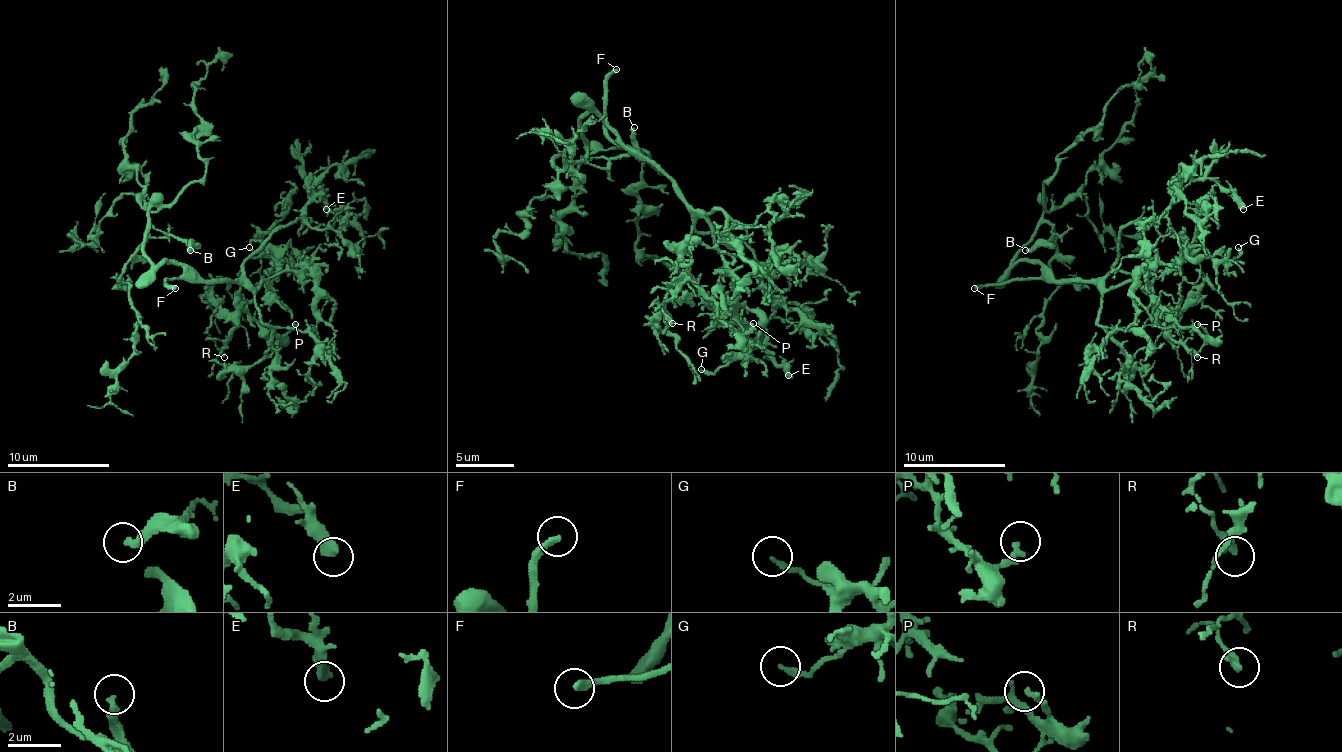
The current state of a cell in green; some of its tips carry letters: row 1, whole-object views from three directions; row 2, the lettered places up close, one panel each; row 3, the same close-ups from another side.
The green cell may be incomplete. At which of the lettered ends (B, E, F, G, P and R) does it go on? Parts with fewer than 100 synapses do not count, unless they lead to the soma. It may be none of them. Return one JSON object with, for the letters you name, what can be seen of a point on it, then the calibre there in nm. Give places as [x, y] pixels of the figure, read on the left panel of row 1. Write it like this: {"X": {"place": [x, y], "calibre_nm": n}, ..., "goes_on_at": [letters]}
{"F": {"place": [175, 288], "calibre_nm": 280}, "goes_on_at": ["F"]}

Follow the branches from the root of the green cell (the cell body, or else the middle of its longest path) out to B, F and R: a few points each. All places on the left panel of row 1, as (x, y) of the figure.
B: (185, 270), (167, 260), (154, 263), (144, 252), (147, 224), (149, 222), (162, 232), (188, 240), (190, 250)
F: (185, 270), (165, 283), (175, 288)
R: (185, 270), (193, 270), (206, 281), (239, 281), (241, 270), (236, 309), (218, 309), (208, 329), (224, 357)

